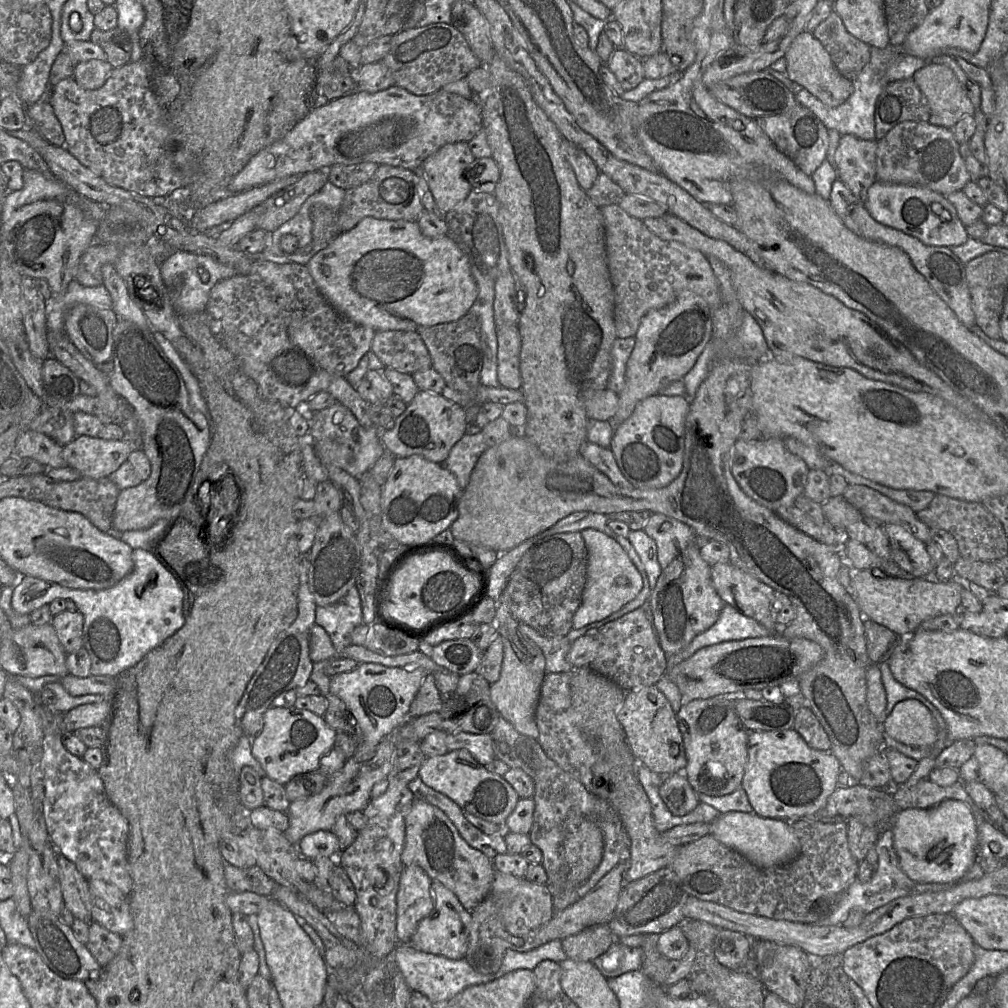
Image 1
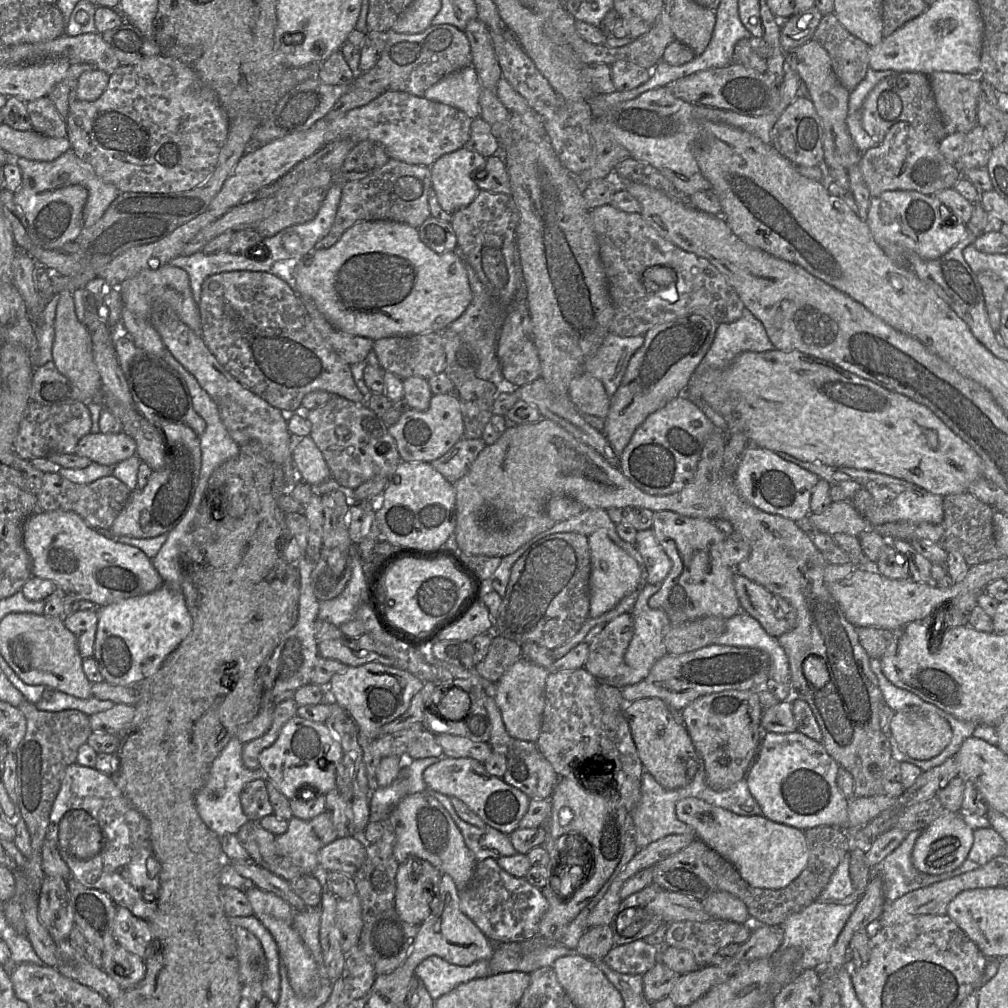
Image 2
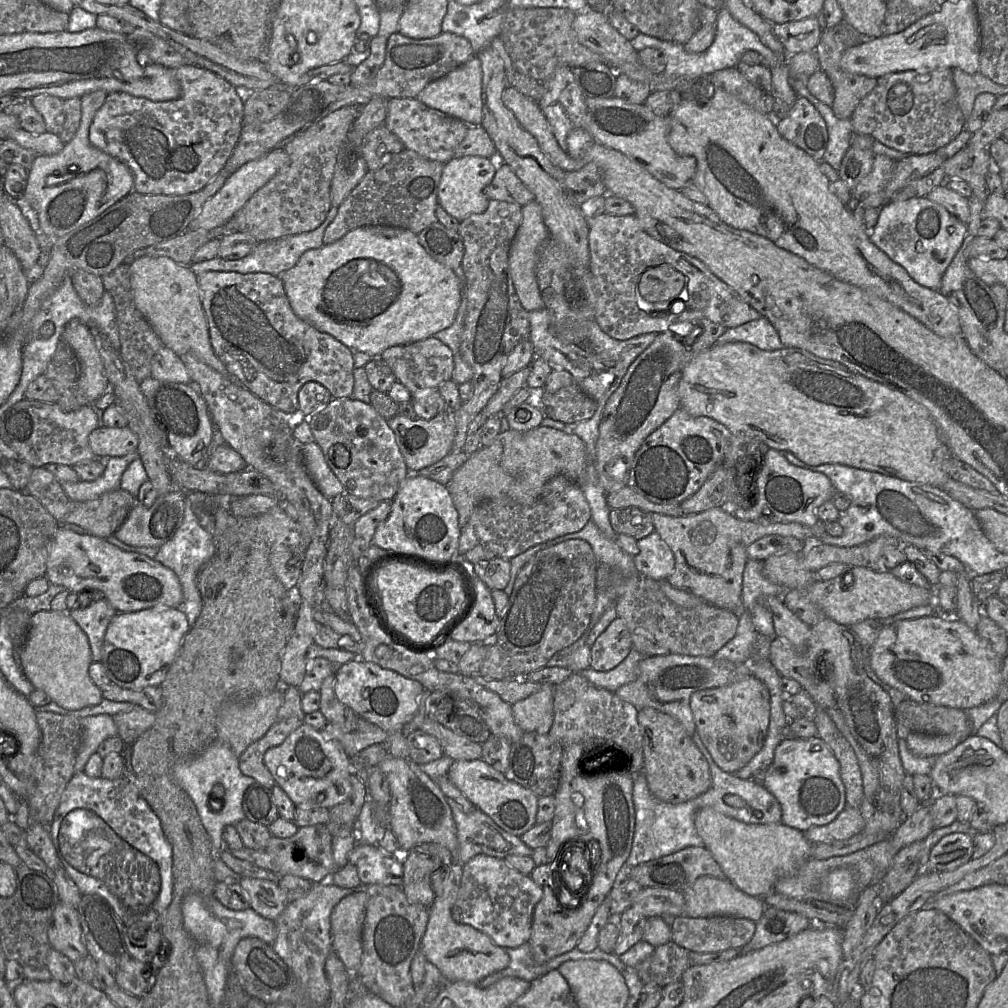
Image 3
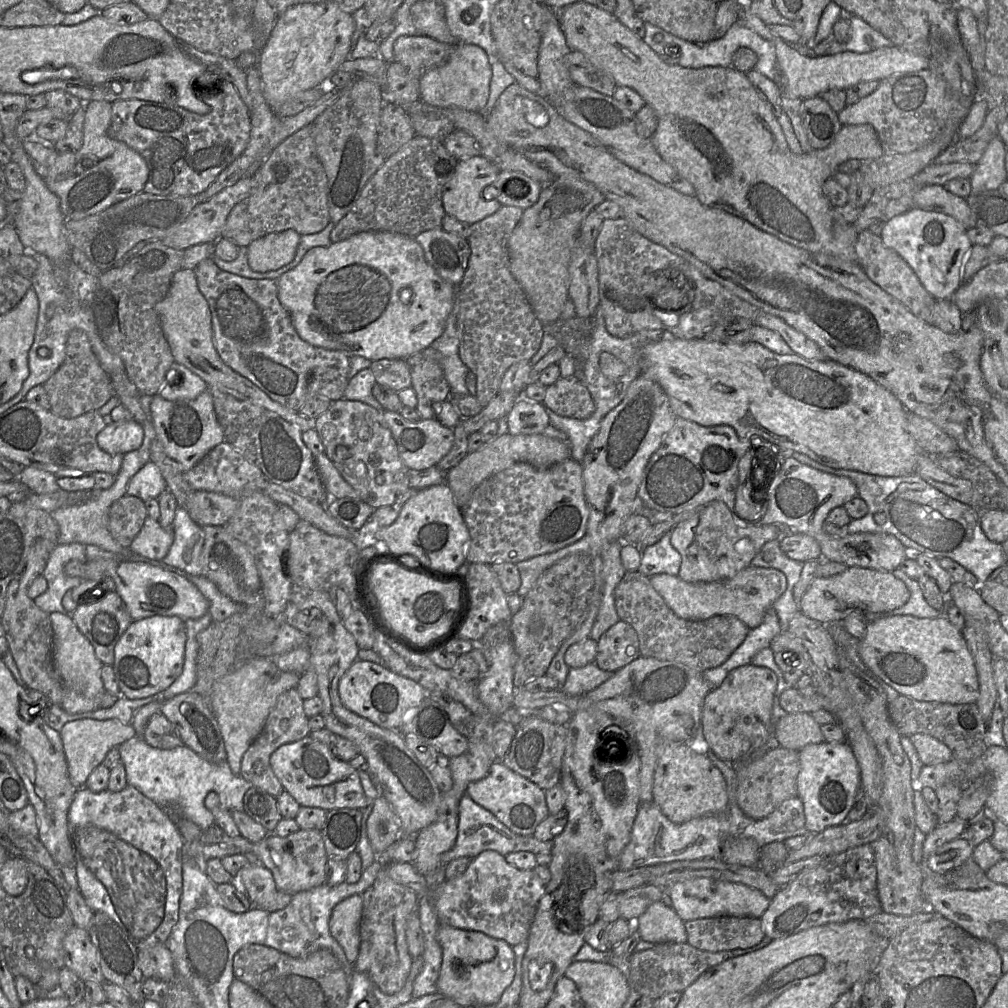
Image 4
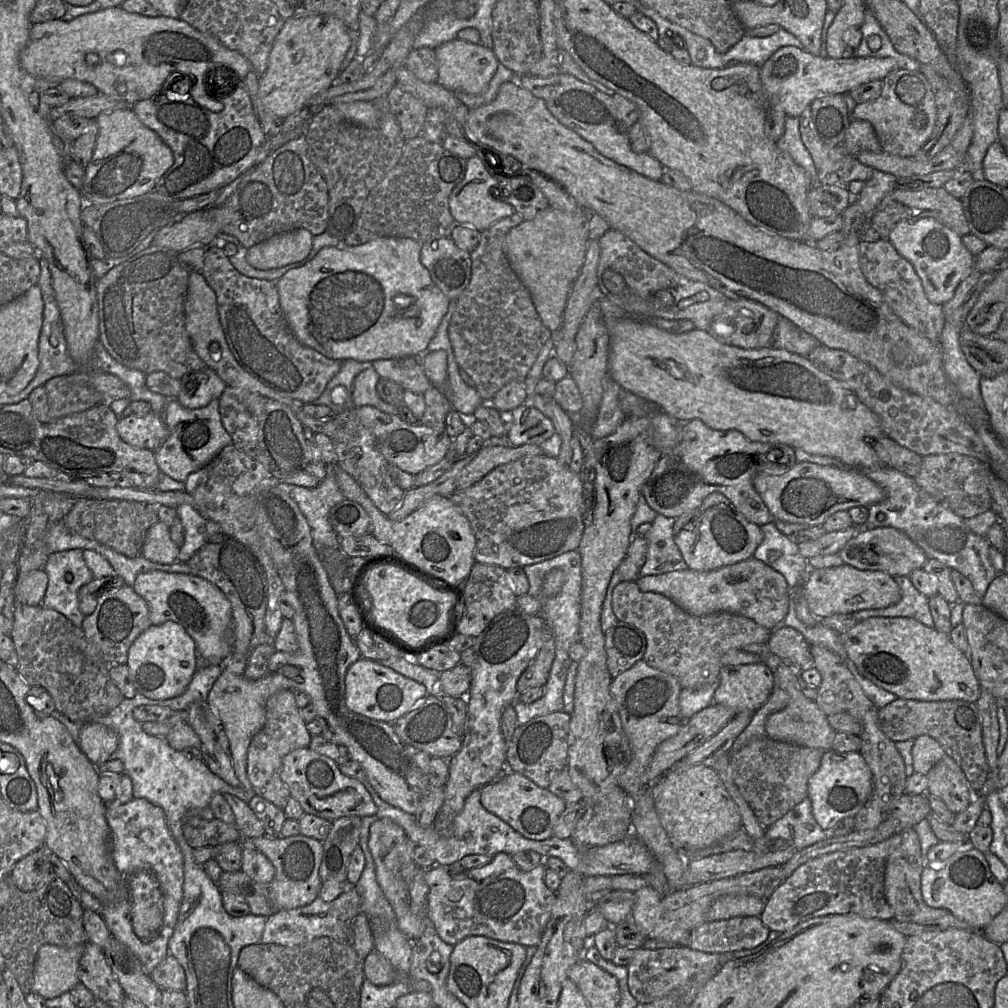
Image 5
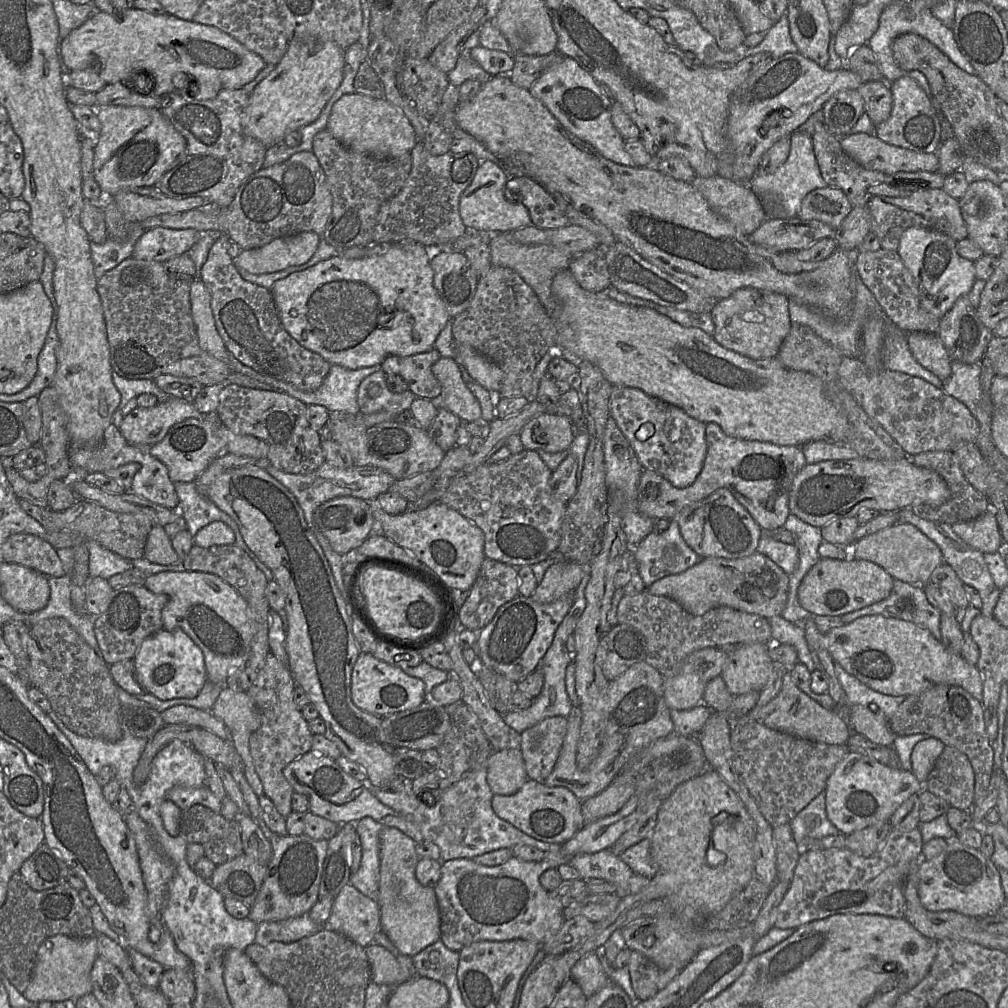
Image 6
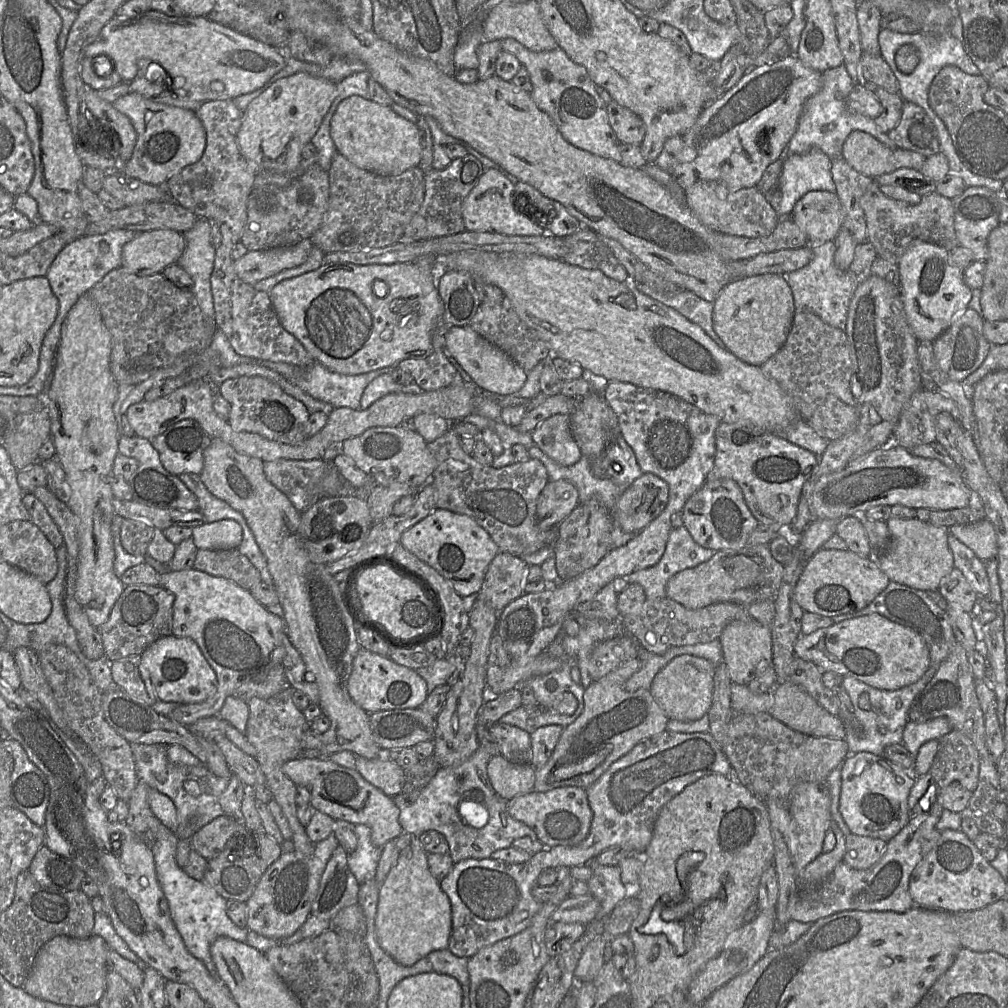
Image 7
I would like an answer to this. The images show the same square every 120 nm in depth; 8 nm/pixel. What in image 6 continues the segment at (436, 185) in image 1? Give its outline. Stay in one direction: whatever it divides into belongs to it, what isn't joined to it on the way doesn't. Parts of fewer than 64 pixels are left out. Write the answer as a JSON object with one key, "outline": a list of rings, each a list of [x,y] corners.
{"outline":[[[482,160],[473,181],[464,190],[459,202],[459,213],[467,229],[509,233],[531,225],[528,209],[522,203],[505,197],[507,181],[507,174],[498,165]]]}

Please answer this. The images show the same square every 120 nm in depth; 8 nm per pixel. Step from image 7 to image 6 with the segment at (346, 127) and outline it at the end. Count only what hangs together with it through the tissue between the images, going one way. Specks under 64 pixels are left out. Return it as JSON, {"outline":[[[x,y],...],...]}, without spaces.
{"outline":[[[345,94],[332,107],[327,128],[347,148],[379,159],[410,154],[416,145],[414,128],[403,112],[386,99]]]}

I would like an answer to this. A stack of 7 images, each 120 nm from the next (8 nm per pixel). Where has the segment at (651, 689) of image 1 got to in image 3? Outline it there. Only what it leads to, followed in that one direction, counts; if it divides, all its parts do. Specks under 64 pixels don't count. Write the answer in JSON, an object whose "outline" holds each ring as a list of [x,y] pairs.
{"outline":[[[651,707],[638,709],[637,721],[642,732],[643,773],[654,797],[676,804],[696,798],[710,788],[709,765],[680,722]]]}

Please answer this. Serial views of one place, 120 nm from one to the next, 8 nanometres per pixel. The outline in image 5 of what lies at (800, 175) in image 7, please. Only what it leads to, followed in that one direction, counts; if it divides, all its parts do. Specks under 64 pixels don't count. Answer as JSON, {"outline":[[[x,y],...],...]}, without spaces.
{"outline":[[[786,117],[785,131],[777,144],[782,150],[789,153],[796,164],[803,167],[810,174],[813,187],[819,186],[813,159],[801,140],[799,118]]]}

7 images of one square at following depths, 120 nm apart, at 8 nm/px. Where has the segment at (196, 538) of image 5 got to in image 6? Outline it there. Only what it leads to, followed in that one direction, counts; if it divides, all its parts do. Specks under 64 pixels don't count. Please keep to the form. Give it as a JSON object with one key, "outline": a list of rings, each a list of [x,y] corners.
{"outline":[[[176,482],[175,491],[178,497],[177,510],[186,522],[186,530],[192,537],[206,525],[221,521],[225,523],[235,535],[235,545],[244,550],[255,565],[264,573],[266,579],[273,580],[273,574],[265,564],[253,553],[245,543],[237,524],[233,519],[221,511],[212,501],[202,495],[194,482]]]}

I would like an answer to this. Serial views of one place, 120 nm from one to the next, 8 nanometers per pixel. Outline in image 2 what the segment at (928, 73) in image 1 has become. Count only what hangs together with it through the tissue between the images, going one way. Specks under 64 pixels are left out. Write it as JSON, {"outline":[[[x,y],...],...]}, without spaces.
{"outline":[[[955,72],[927,75],[948,134],[968,134],[977,124],[977,101],[983,93],[981,79]]]}

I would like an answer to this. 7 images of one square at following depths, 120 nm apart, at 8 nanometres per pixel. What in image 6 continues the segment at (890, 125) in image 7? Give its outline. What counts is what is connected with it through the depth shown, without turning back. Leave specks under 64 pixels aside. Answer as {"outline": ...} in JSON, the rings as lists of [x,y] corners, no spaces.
{"outline":[[[885,80],[865,81],[859,86],[858,92],[864,100],[865,112],[874,125],[878,125],[889,118],[893,97]]]}

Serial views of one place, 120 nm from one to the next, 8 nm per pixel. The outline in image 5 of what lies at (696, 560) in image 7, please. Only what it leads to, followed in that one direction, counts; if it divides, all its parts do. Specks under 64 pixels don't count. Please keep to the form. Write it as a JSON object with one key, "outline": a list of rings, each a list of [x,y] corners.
{"outline":[[[661,514],[651,523],[651,529],[643,536],[648,542],[648,550],[640,577],[688,569],[673,539],[674,523],[675,518]]]}

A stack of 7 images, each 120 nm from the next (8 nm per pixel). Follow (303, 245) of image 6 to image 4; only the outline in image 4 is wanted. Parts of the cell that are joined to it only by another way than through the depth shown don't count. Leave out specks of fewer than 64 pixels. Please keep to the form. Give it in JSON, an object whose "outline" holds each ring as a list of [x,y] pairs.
{"outline":[[[288,229],[253,240],[248,249],[248,264],[258,272],[267,272],[290,263],[296,253],[300,234]]]}

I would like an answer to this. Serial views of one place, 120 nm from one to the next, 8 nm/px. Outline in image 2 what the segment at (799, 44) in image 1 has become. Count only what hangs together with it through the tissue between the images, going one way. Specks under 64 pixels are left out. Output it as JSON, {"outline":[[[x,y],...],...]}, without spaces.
{"outline":[[[814,39],[787,54],[787,66],[797,71],[807,86],[809,98],[813,102],[824,128],[824,162],[830,168],[845,168],[860,162],[862,152],[854,144],[847,129],[850,93],[836,76],[828,52]]]}

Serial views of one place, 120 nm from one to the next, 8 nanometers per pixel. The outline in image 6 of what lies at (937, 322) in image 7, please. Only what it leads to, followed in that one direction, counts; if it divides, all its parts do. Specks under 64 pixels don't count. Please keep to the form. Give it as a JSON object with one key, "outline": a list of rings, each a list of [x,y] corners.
{"outline":[[[920,227],[908,228],[899,241],[897,253],[917,284],[920,306],[938,319],[952,308],[959,297],[970,292],[976,280],[974,262],[957,253],[956,243],[941,232]]]}

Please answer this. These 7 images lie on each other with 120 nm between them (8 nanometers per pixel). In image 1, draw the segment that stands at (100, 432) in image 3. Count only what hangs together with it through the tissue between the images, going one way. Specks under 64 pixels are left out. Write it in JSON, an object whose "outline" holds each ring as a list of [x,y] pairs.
{"outline":[[[76,436],[62,449],[67,467],[77,470],[81,478],[107,478],[127,461],[133,446],[127,440],[104,440]]]}

